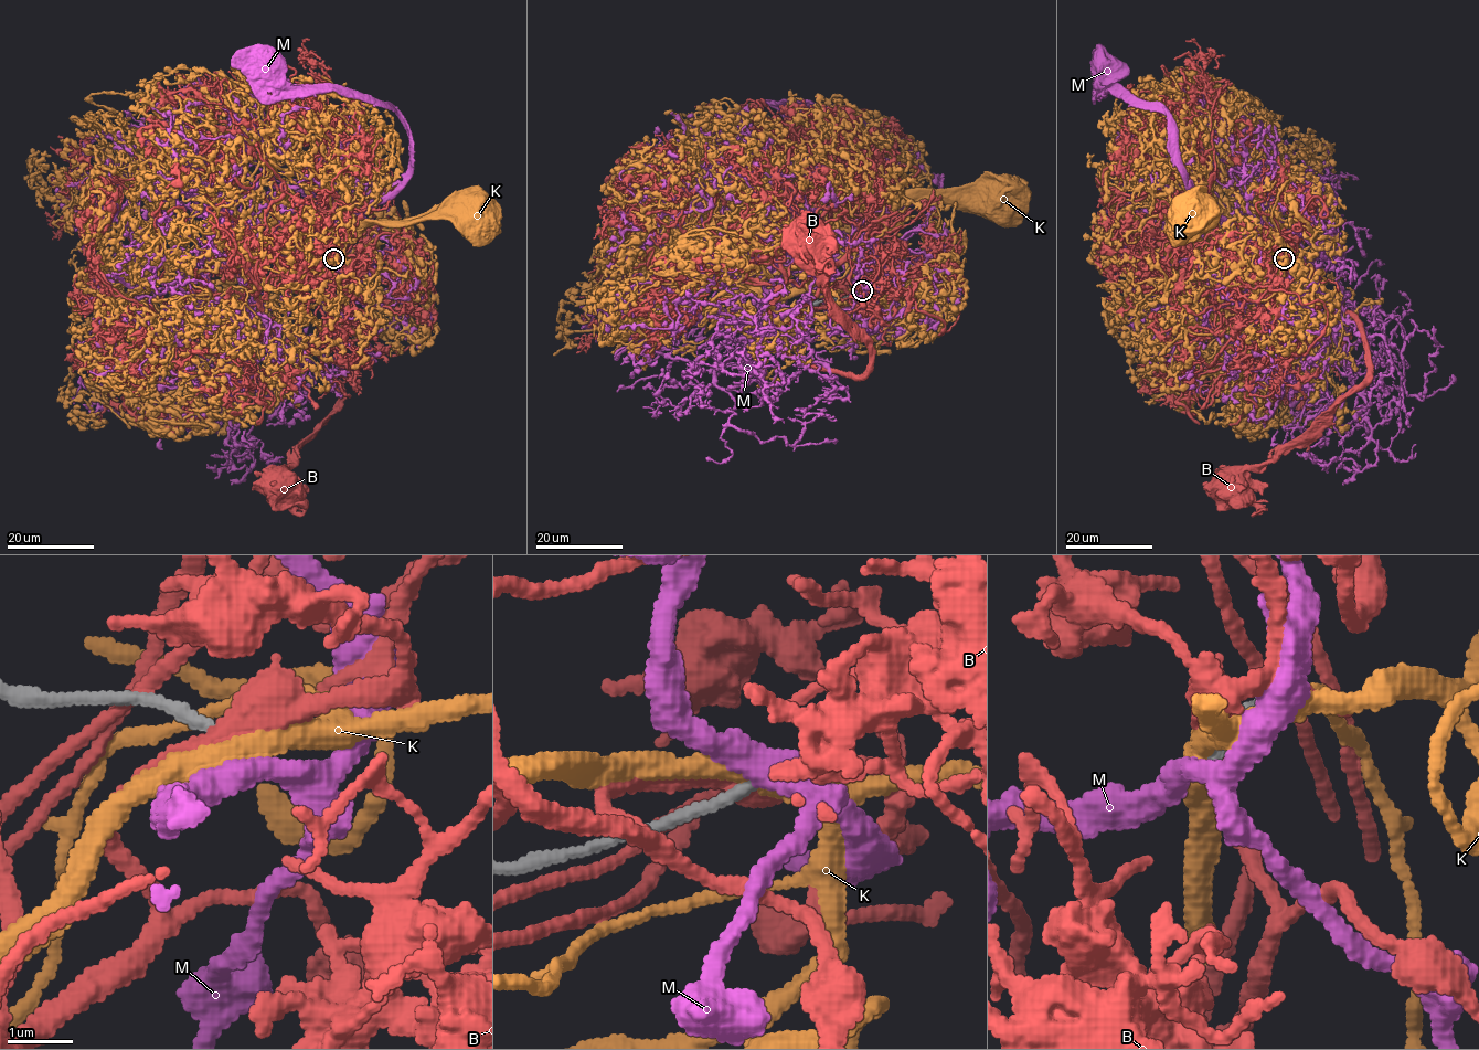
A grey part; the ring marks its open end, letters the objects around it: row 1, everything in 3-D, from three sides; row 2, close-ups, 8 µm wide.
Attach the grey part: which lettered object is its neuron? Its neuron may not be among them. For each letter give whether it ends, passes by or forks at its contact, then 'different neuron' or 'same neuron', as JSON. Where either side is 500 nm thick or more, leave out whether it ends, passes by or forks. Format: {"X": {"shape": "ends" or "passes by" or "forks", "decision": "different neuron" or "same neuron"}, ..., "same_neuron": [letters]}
{"B": {"shape": "passes by", "decision": "different neuron"}, "K": {"shape": "passes by", "decision": "different neuron"}, "M": {"shape": "passes by", "decision": "different neuron"}, "same_neuron": []}

